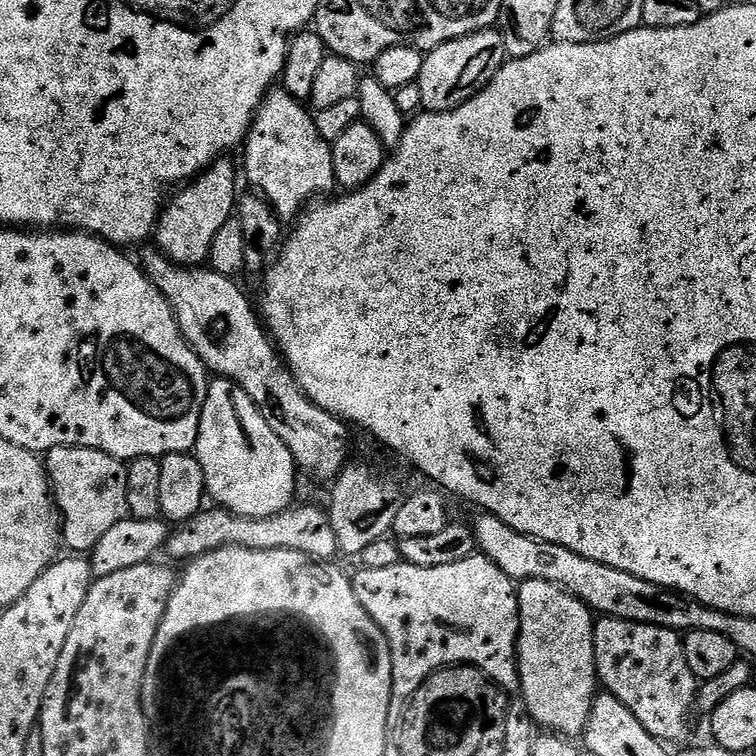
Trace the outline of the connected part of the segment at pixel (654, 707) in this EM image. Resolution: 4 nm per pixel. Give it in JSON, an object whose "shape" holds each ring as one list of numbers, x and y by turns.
{"shape":[[606,616,595,621,594,650,596,651,596,674,603,691,614,694,646,730,658,741,684,740,688,736,688,715,696,704,696,675,690,670,684,653,684,642,679,632,662,626,643,624,633,620,619,620]]}

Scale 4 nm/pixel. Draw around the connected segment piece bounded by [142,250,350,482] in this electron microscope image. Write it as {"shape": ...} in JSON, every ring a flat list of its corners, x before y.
{"shape":[[159,250,148,252,142,259,144,273,157,290,168,300,172,312,176,315,176,325,182,330,186,342,198,354,209,373,225,380,233,380,250,398,254,398,254,406,266,418,270,430,286,442,290,454,296,459,296,467,301,473,313,476,316,480,332,482,349,463,348,431,349,425,340,417,322,410,306,393,300,389,294,374,288,369,283,356,280,355,271,335,266,331,261,317,252,309,248,296,239,288,237,281,230,276,223,276,207,267,183,268]]}

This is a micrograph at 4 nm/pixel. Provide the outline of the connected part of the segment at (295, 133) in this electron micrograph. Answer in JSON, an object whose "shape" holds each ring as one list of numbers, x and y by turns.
{"shape":[[273,90,264,97,242,146,243,152,243,175,248,175,249,182,256,187,253,189,271,204,281,221,295,221,310,202,337,187,330,141,318,134,315,115,289,92]]}

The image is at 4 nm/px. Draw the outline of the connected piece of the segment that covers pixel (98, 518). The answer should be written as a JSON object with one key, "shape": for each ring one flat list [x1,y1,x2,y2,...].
{"shape":[[58,446,46,453,46,471,54,504,62,521,63,543,65,540,73,553,91,553,102,542,102,534,128,516,128,469,125,461,115,460,97,448]]}

